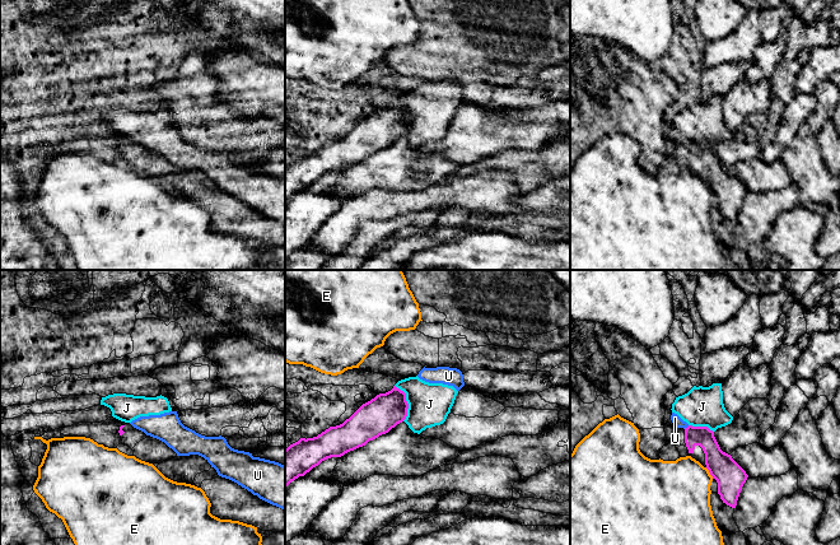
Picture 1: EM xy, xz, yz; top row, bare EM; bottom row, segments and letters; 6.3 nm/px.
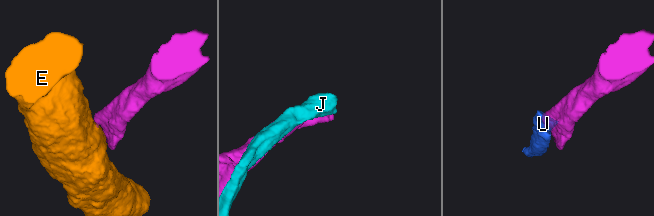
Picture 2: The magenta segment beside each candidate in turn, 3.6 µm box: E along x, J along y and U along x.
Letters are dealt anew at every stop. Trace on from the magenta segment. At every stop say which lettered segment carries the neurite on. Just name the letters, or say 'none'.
none

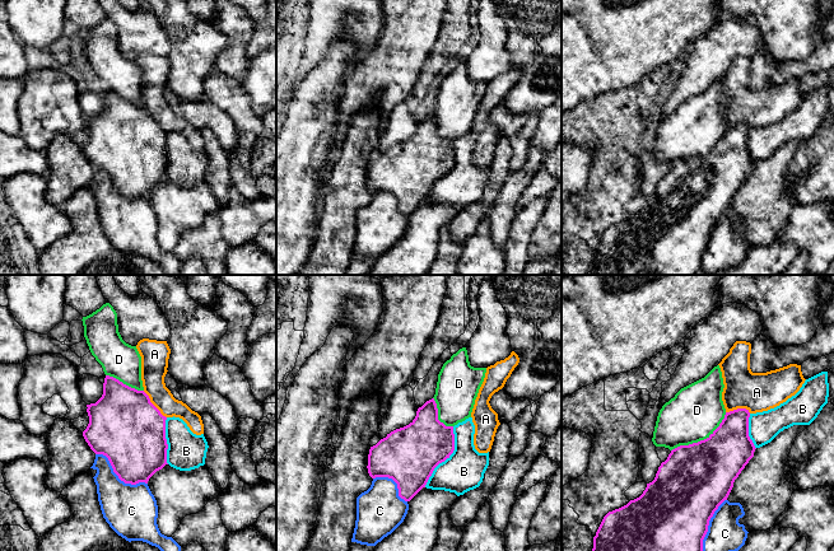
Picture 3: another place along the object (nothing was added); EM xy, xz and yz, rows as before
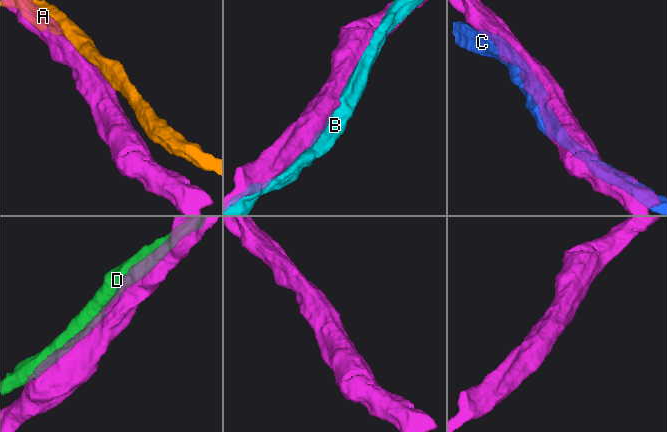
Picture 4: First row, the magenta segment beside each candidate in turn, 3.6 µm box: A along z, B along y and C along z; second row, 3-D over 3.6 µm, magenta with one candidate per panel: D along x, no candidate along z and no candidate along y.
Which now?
none

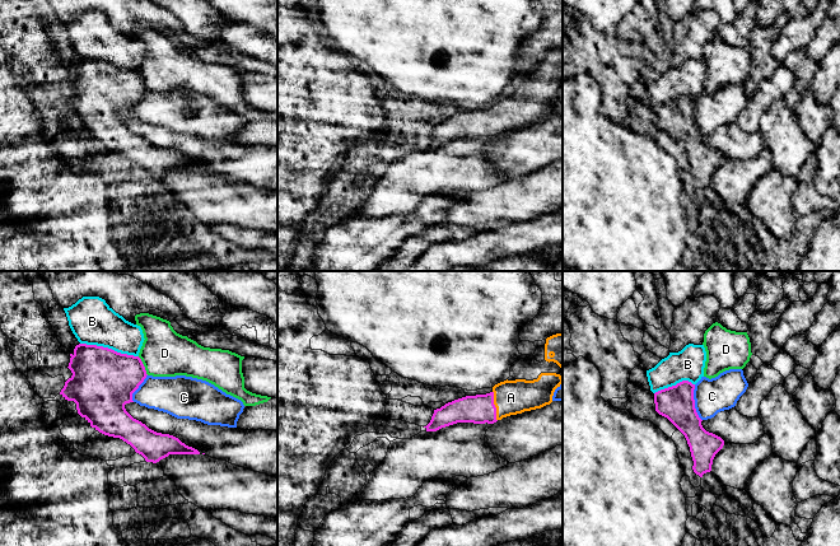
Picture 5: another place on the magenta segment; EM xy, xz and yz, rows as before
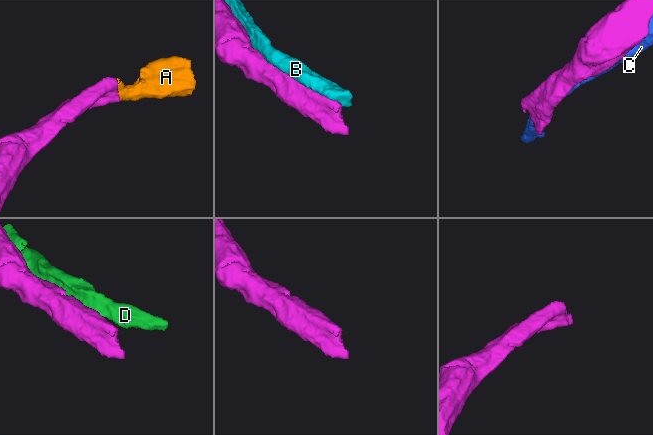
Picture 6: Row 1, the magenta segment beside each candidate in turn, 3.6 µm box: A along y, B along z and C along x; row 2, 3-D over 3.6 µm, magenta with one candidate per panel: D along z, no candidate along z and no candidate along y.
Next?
A

